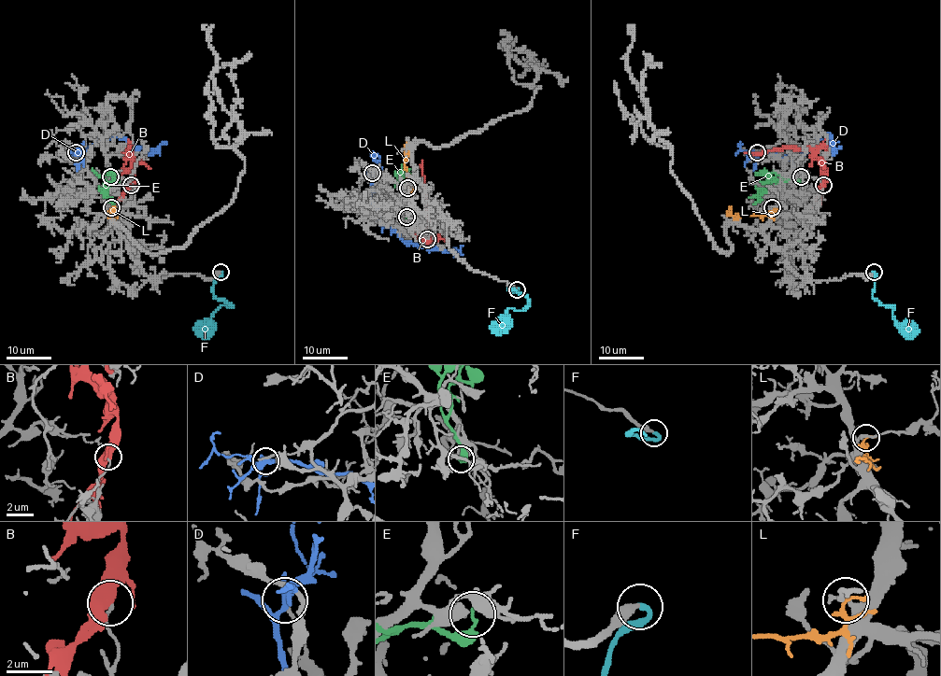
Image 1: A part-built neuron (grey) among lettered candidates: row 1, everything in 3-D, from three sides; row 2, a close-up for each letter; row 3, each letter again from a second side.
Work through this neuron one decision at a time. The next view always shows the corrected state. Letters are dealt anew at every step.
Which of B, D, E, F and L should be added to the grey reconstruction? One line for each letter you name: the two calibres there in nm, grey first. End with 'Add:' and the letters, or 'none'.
F: 360 nm thick on the grey side, 260 nm on the other
Add: F

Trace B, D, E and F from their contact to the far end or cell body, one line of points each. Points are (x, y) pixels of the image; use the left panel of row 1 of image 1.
B: (131, 185), (133, 154), (129, 147), (126, 152)
D: (76, 152), (75, 157), (79, 160), (86, 148), (101, 138), (123, 138), (147, 151), (152, 151), (166, 141)
E: (110, 176), (112, 180), (104, 181), (104, 193), (114, 204)
F: (220, 272), (213, 288), (214, 295), (232, 305), (221, 305), (207, 326), (200, 326), (202, 332)

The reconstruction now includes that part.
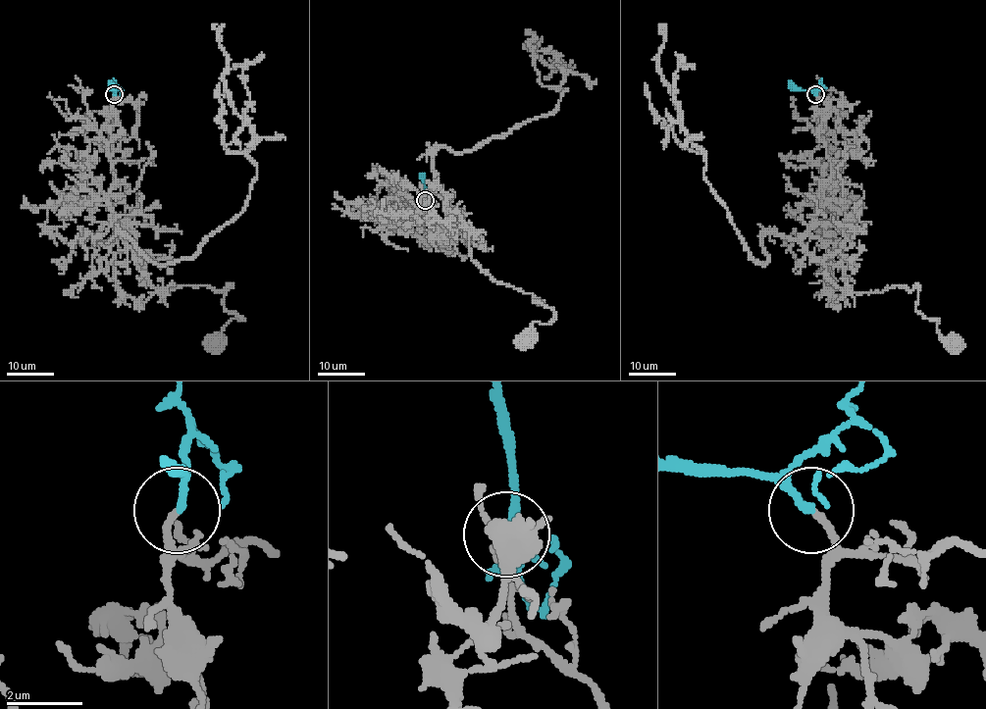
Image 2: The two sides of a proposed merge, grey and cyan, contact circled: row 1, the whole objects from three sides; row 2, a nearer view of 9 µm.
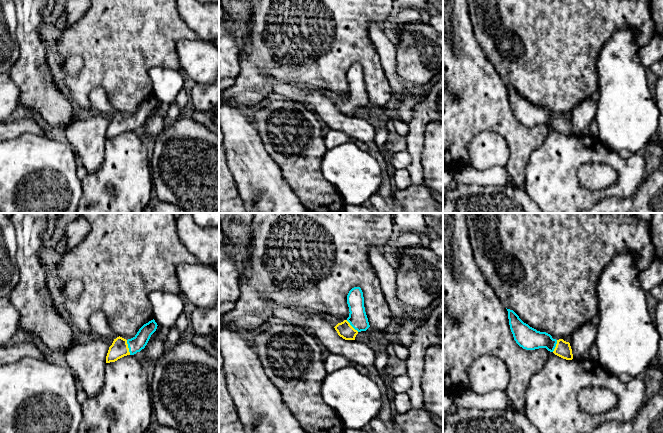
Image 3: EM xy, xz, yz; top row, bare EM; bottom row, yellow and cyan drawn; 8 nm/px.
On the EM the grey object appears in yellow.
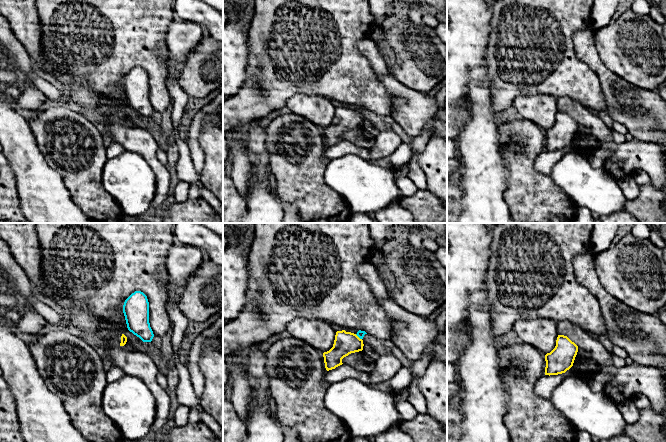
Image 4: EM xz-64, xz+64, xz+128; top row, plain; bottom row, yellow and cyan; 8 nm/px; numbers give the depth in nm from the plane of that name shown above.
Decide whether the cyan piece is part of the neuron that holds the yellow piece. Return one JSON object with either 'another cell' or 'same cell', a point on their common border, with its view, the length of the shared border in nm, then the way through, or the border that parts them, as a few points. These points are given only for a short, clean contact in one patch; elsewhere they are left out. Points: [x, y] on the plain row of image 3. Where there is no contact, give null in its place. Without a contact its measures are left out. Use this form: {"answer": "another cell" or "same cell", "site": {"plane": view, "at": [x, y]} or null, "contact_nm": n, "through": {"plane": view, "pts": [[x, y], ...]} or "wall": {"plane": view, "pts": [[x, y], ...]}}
{"answer": "same cell", "site": {"plane": "xy", "at": [127, 123]}, "contact_nm": 120, "through": {"plane": "xy", "pts": [[119, 124], [127, 123], [136, 120]]}}

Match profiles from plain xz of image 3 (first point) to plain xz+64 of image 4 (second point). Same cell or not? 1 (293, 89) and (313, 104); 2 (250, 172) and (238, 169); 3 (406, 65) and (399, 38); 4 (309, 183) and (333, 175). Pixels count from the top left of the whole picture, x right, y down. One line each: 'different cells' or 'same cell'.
1: same cell
2: same cell
3: same cell
4: different cells

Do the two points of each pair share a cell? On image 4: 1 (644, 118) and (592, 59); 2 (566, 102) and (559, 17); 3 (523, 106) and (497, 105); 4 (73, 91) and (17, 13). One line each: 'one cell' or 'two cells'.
1: one cell
2: two cells
3: two cells
4: one cell

